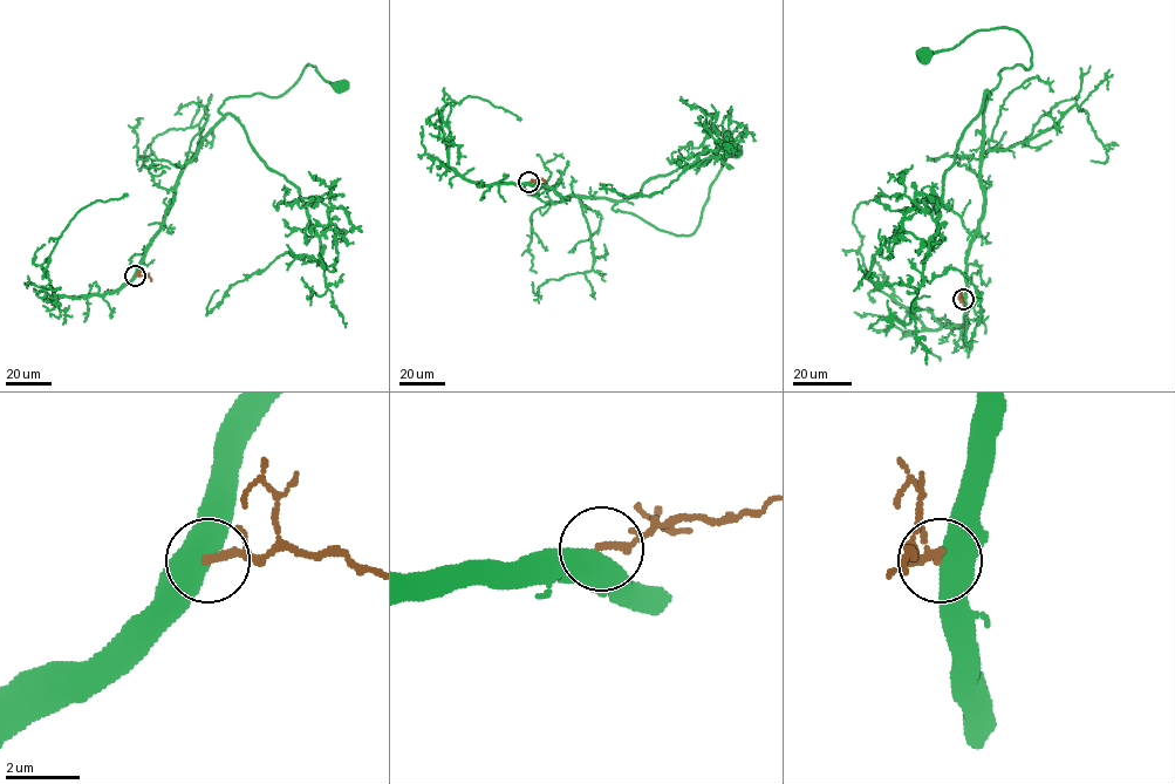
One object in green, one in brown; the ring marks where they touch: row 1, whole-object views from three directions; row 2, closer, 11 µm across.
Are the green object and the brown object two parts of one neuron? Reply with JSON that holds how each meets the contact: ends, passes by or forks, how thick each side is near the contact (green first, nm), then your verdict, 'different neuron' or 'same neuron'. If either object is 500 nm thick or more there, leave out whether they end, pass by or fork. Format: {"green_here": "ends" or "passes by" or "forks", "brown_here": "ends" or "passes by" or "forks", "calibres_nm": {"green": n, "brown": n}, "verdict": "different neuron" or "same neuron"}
{"calibres_nm": {"green": 500, "brown": 150}, "verdict": "same neuron"}

